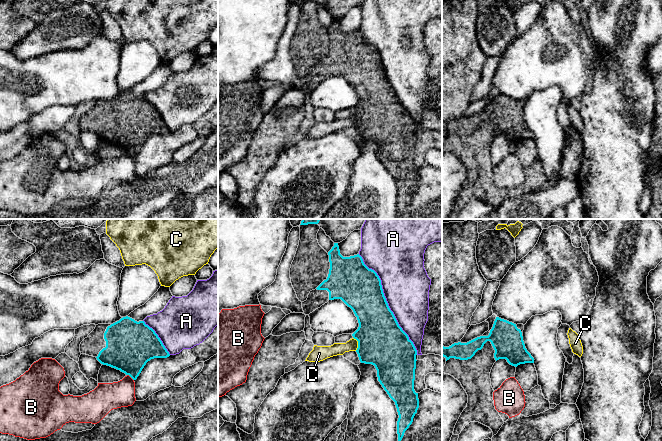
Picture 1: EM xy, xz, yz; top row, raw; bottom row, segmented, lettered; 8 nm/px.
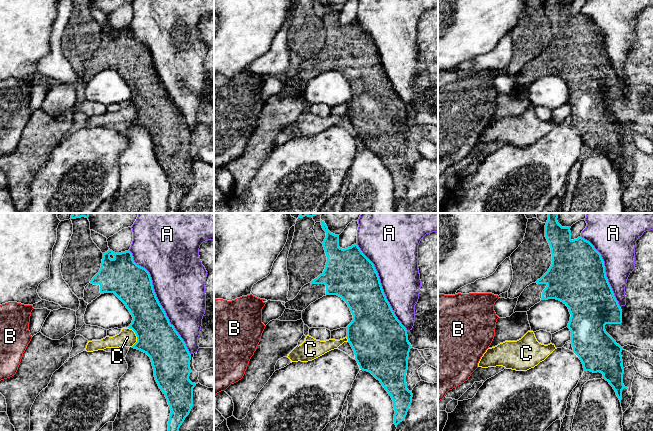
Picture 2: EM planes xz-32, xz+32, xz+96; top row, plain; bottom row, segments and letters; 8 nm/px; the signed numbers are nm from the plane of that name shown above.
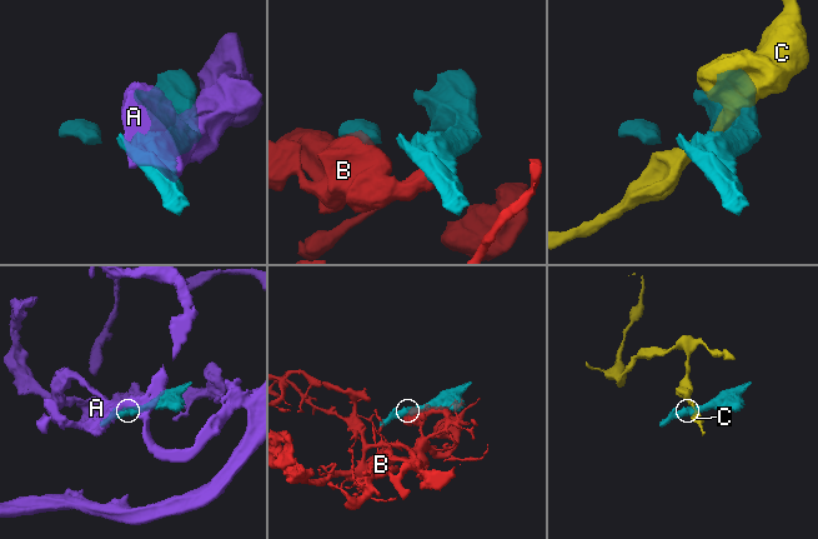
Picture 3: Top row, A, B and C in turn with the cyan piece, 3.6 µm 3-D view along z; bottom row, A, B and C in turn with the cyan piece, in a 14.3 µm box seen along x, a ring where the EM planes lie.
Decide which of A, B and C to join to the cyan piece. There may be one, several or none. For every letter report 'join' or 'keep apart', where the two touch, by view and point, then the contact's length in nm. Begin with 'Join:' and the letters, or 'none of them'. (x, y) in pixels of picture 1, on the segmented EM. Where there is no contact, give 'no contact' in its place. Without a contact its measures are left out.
Join: none of them
A: keep apart; meets cyan in xz at (387, 303); contact 950 nm long
B: keep apart; meets cyan in xy at (130, 376); contact 80 nm long
C: keep apart; meets cyan in xz at (358, 344); contact 110 nm long

